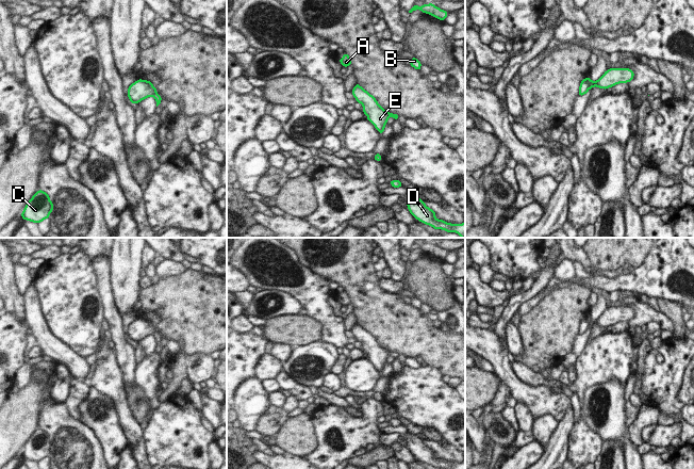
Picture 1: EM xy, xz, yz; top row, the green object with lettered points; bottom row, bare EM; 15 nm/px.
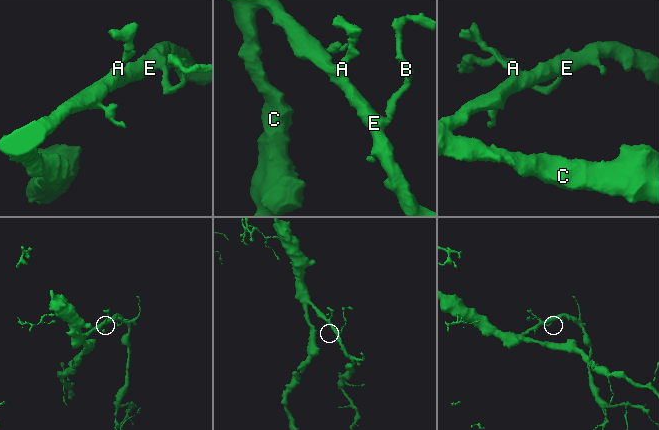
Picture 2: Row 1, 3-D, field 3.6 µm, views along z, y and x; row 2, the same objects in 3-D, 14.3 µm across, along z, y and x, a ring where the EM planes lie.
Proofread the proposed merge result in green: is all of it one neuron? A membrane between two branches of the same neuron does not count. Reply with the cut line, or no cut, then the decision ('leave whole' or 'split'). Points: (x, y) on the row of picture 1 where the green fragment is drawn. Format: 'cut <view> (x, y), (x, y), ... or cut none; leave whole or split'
cut none; leave whole

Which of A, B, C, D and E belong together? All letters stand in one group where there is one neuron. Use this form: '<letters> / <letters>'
A B C D E

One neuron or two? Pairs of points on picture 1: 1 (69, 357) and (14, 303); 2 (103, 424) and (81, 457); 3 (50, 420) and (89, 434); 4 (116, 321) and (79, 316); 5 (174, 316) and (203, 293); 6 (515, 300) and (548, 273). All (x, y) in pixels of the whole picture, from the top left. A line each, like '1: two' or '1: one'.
1: two
2: two
3: one
4: two
5: one
6: one

